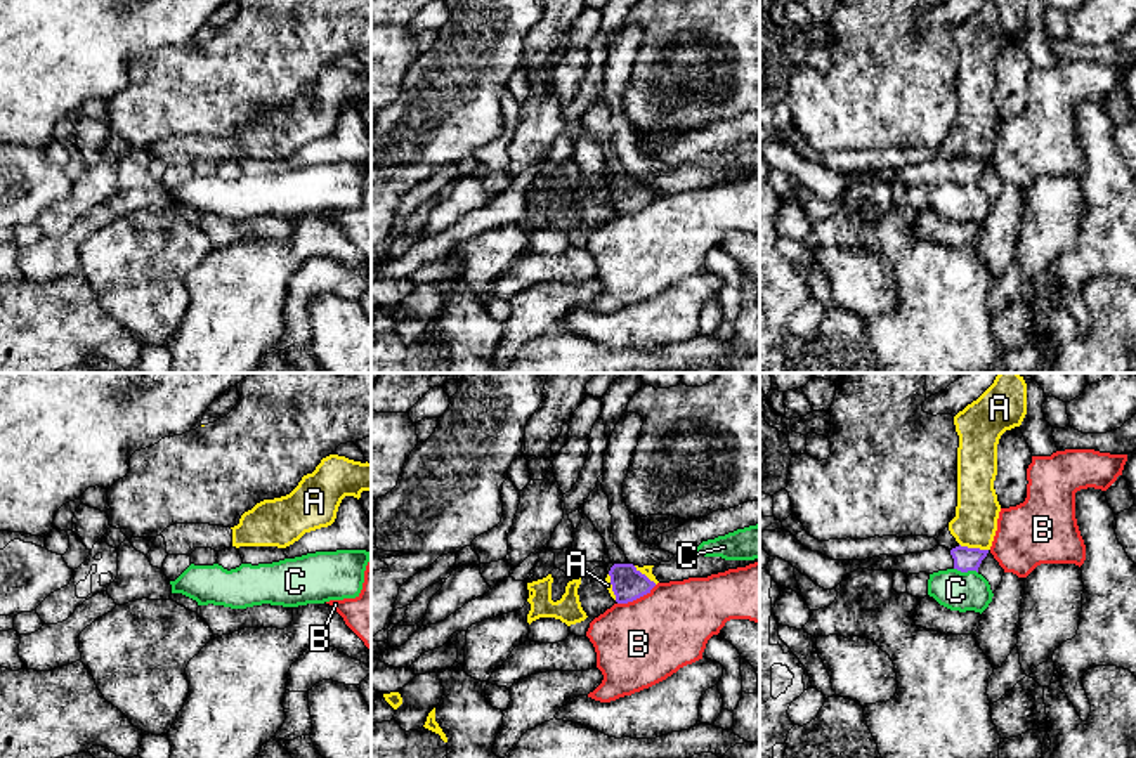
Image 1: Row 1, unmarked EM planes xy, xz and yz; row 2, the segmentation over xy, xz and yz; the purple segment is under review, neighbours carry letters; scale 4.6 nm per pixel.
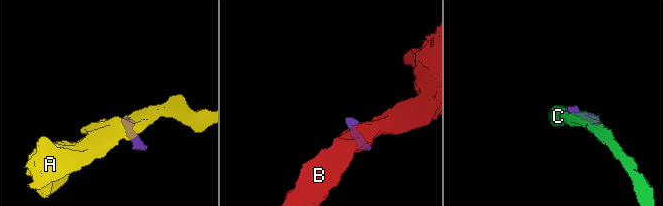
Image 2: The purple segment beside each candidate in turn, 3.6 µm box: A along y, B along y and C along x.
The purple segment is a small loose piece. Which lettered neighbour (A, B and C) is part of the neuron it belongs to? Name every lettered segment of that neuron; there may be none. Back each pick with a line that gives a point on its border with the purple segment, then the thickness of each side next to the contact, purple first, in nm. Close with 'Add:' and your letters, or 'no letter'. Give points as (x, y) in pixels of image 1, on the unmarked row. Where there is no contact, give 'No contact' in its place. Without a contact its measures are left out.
Add: no letter

